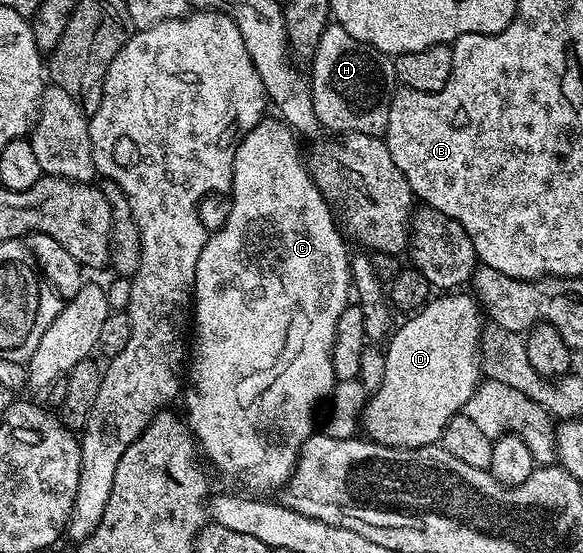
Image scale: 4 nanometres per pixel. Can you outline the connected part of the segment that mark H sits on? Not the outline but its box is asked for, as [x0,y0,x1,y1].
[308,23,396,137]

